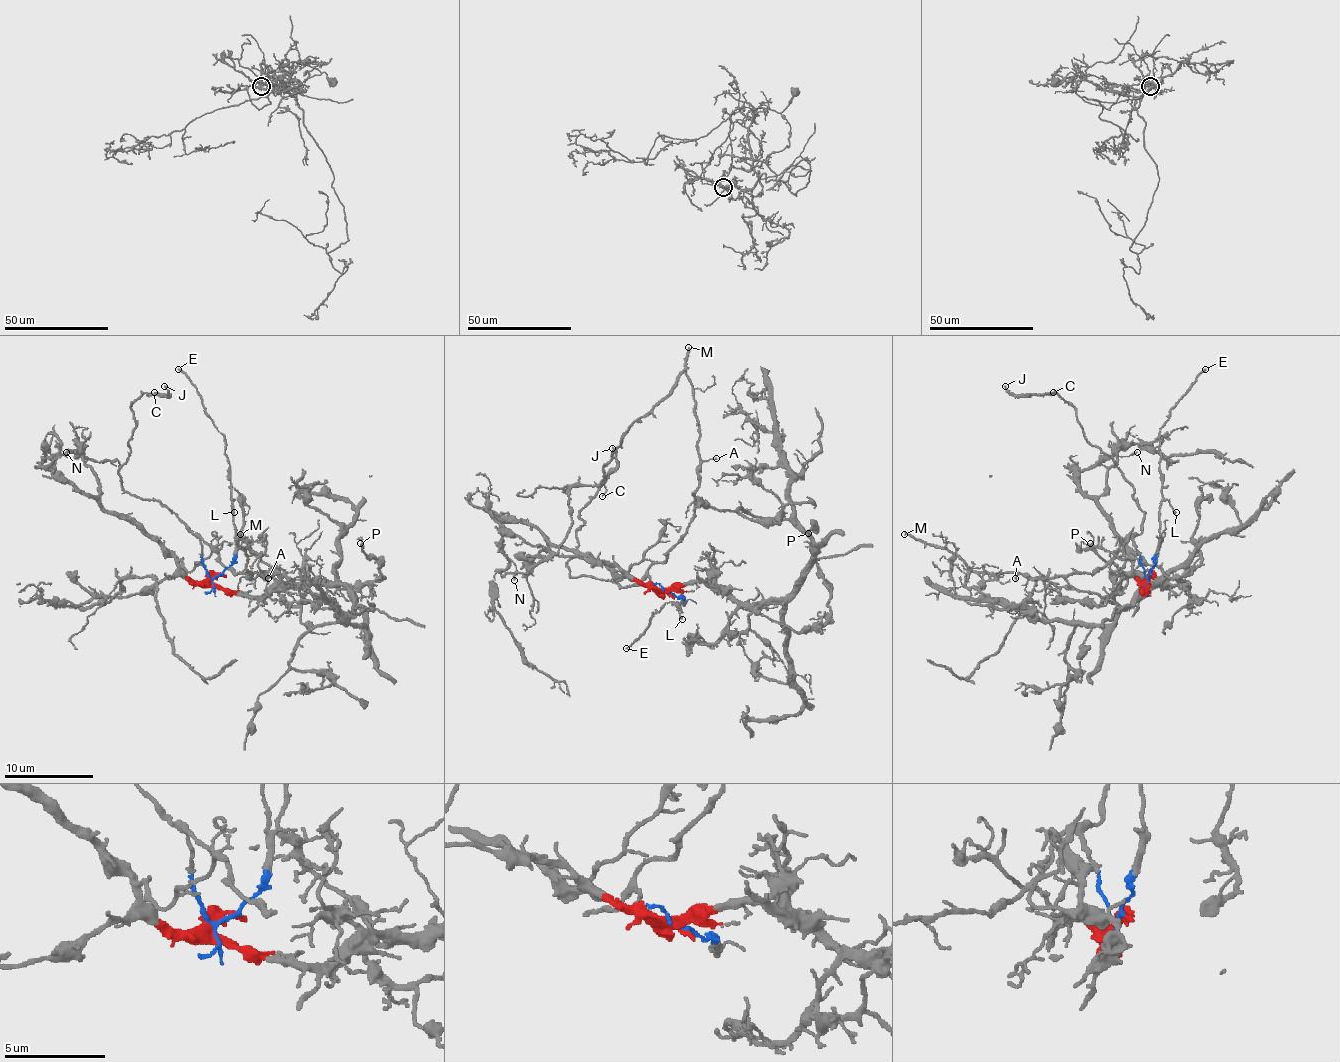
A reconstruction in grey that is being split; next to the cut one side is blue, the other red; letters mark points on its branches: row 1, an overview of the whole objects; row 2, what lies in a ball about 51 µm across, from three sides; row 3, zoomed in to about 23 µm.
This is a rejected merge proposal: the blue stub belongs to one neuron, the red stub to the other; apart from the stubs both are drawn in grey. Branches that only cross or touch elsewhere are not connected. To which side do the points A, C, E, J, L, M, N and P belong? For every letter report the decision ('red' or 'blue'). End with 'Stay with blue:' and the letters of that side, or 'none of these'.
A: blue
C: blue
E: blue
J: blue
L: blue
M: blue
N: red
P: red
Stay with blue: A, C, E, J, L, M

